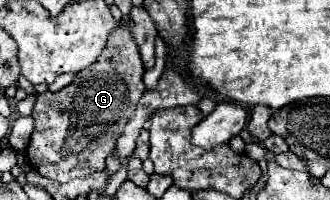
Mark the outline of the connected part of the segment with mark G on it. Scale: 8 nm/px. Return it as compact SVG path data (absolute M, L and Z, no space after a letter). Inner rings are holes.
M123 21L109 33L103 53L93 65L75 75L75 81L57 93L37 95L33 107L35 129L27 149L27 161L43 177L67 183L75 177L91 175L91 171L103 171L105 159L115 149L117 137L133 117L139 99L145 93L143 61L139 47L131 33L133 21Z

